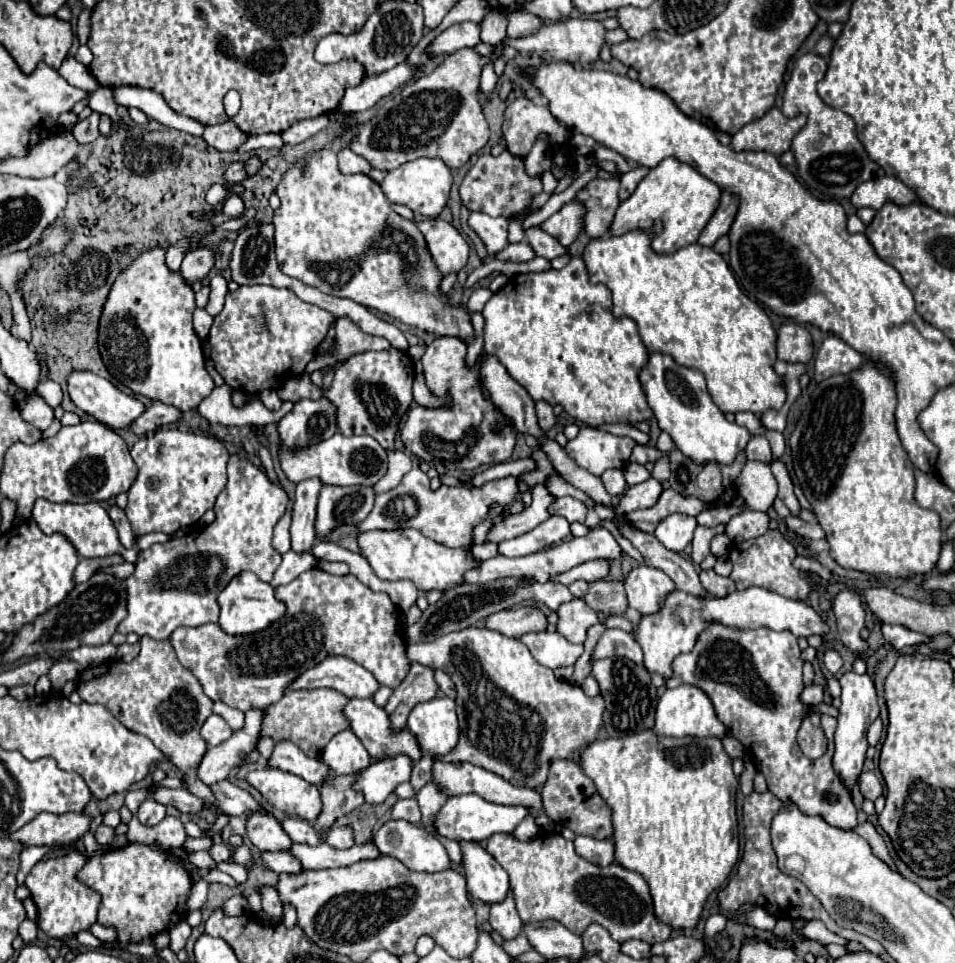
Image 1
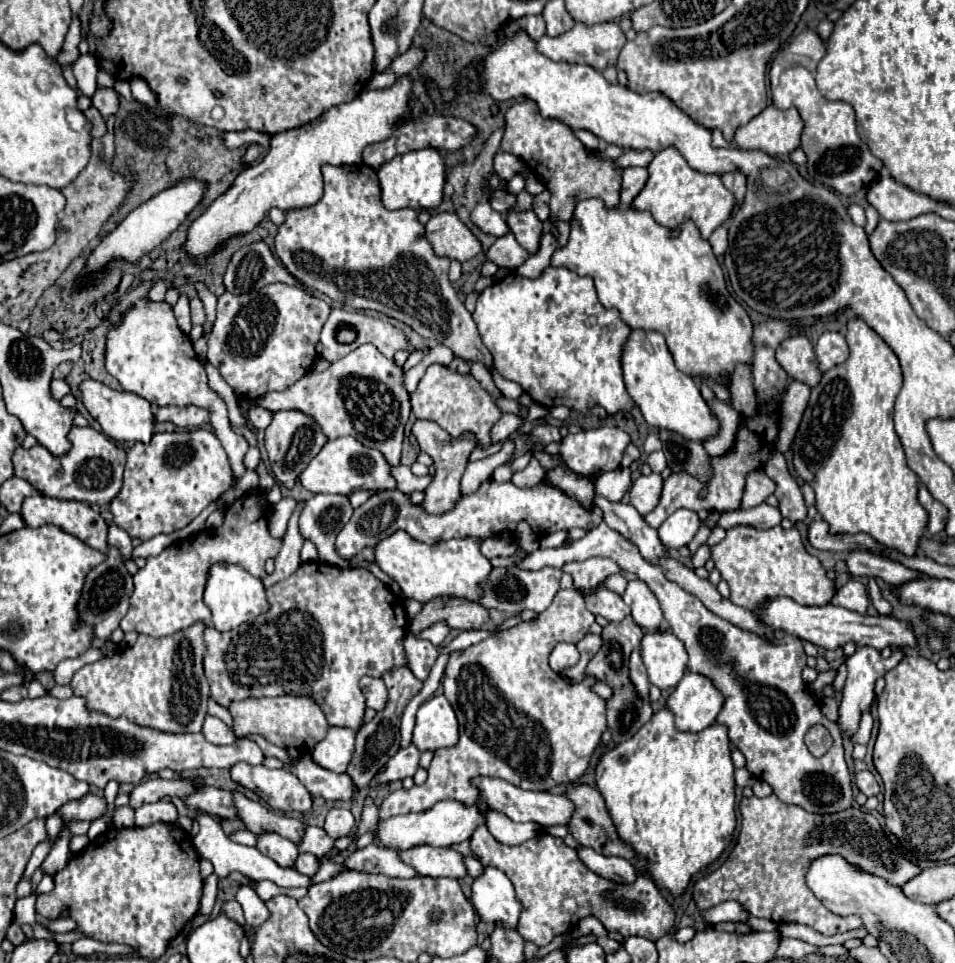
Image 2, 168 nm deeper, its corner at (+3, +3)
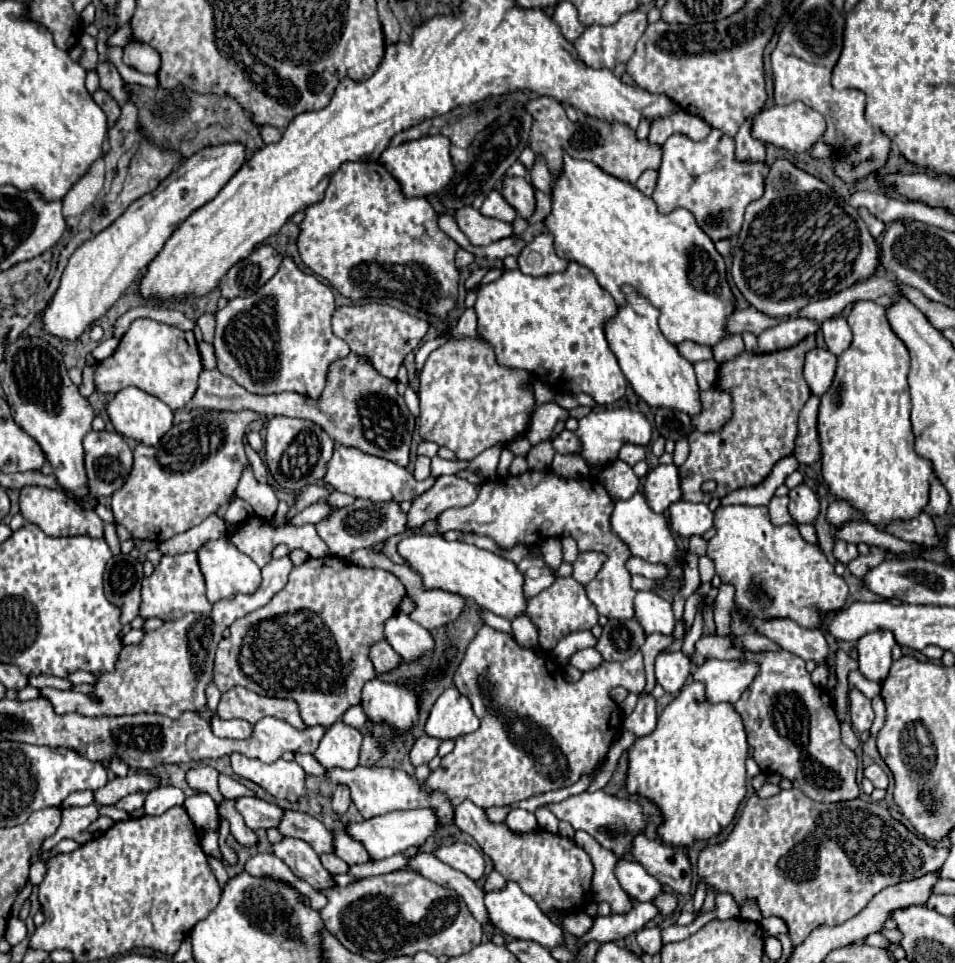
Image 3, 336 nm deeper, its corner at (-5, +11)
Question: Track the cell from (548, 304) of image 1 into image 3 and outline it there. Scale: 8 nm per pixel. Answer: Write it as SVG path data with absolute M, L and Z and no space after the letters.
M570 262L566 272L542 278L526 276L520 270L508 270L496 282L478 286L474 312L478 318L478 334L496 348L496 358L500 366L528 370L548 388L552 388L554 384L556 392L590 394L600 406L612 404L624 396L626 378L604 336L604 320L616 314L616 302L596 282L594 274L588 268Z

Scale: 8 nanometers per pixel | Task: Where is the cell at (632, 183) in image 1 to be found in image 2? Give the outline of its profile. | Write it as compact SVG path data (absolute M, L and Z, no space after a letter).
M626 168L622 172L622 192L620 192L620 206L628 208L634 196L644 188L648 180L646 168Z

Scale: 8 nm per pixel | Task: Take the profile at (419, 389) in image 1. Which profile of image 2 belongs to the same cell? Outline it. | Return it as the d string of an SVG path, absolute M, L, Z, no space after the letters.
M442 364L428 366L426 374L418 382L418 388L410 394L410 402L412 402L412 412L416 418L434 420L452 436L474 432L480 446L490 444L490 428L502 414L500 408L494 404L492 396L480 388L476 378L452 372Z

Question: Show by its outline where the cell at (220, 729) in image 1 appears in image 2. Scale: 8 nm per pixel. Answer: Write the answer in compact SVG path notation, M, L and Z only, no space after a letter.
M206 716L204 726L202 726L202 734L206 736L208 742L212 744L232 744L236 740L234 732L216 716Z

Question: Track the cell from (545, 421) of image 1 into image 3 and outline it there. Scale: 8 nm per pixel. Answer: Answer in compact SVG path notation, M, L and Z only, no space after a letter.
M568 430L558 434L558 438L552 442L552 446L560 454L580 454L580 448L582 448L578 436L574 432L568 432Z

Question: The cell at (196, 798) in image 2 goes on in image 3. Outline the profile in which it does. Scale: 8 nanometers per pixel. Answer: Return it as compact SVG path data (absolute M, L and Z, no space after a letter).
M238 798L236 800L238 812L244 816L244 822L252 830L268 830L268 828L278 828L284 810L278 808L276 804L268 804L266 800L260 798Z

